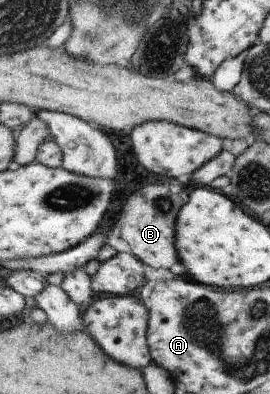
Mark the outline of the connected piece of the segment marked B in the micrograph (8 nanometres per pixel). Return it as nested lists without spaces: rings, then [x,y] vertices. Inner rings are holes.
[[[152,183],[142,187],[140,191],[132,192],[126,203],[123,205],[118,222],[120,223],[119,237],[126,241],[129,245],[132,253],[156,269],[160,267],[166,269],[172,269],[174,263],[181,261],[180,254],[177,250],[176,239],[177,239],[177,219],[182,206],[186,202],[186,196],[179,190],[172,186],[163,185],[162,183]]]

